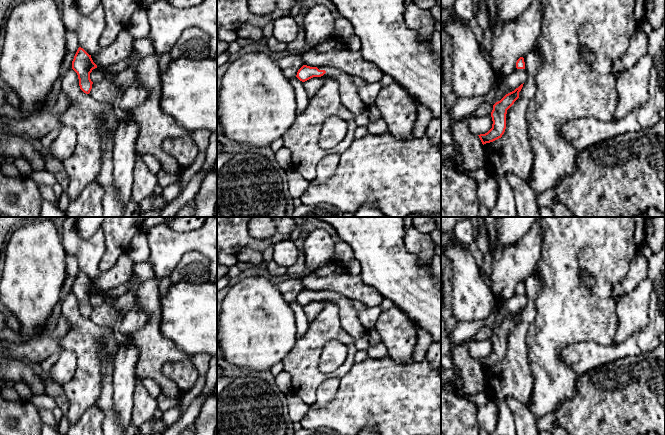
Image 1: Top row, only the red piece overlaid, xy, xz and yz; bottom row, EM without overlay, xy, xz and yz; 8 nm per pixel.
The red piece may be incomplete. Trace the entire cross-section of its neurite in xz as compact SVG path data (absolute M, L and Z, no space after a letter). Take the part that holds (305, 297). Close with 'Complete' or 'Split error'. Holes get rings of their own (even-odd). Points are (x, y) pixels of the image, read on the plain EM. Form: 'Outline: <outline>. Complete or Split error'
Outline: M303 289L297 296L296 301L305 306L313 301L334 302L339 307L339 317L341 327L353 338L358 337L368 330L360 323L357 311L353 307L352 301L340 293L333 291L310 291Z. Split error

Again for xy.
Outline: M79 271L72 285L72 293L77 297L80 313L89 318L92 313L93 306L90 303L90 297L93 294L100 294L104 298L115 298L122 296L129 290L128 283L118 285L112 290L98 292L89 279L83 272Z. Split error

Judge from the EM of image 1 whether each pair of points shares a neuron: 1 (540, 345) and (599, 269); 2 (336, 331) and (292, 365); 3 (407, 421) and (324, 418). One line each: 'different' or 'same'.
1: same
2: same
3: same

